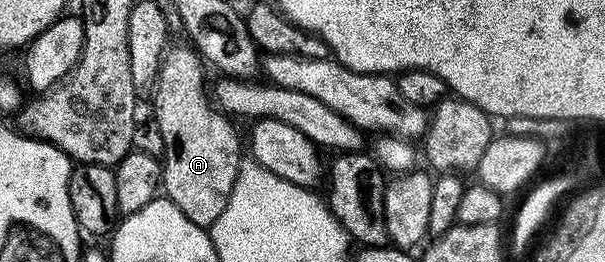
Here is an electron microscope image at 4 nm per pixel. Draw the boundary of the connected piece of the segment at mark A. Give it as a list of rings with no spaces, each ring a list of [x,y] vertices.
[[[170,45],[161,57],[161,70],[151,90],[151,118],[157,122],[163,136],[165,153],[161,181],[164,197],[173,202],[191,224],[212,228],[215,220],[223,216],[223,208],[227,208],[227,200],[231,200],[235,180],[241,171],[243,138],[233,127],[234,119],[218,110],[211,101],[201,55],[192,45],[184,45]]]

